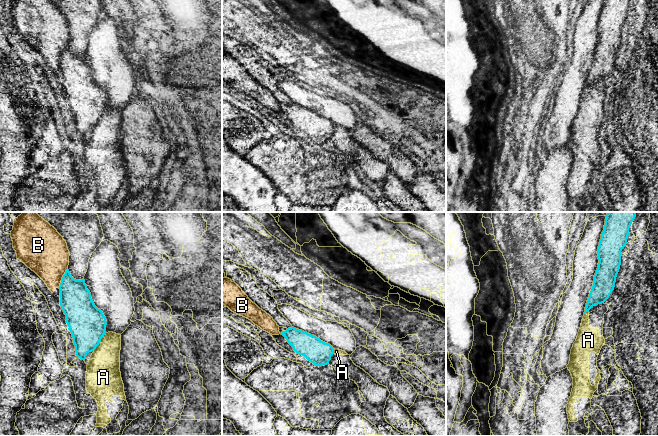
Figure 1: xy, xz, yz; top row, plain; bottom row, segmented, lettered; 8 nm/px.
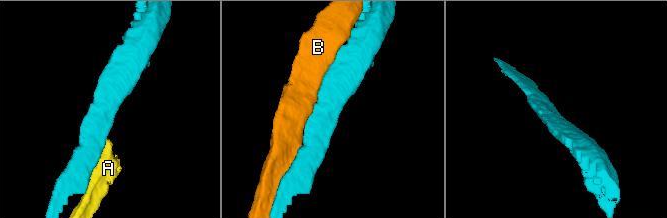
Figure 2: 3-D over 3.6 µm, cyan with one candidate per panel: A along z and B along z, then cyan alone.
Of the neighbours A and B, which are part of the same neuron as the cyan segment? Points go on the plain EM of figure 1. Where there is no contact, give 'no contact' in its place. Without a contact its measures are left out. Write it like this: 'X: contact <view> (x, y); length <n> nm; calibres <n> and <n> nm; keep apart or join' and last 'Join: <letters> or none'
A: contact xy (100, 116); length 180 nm; calibres 300 and 280 nm; keep apart
B: contact xy (62, 54); length 180 nm; calibres 260 and 360 nm; keep apart
Join: none

